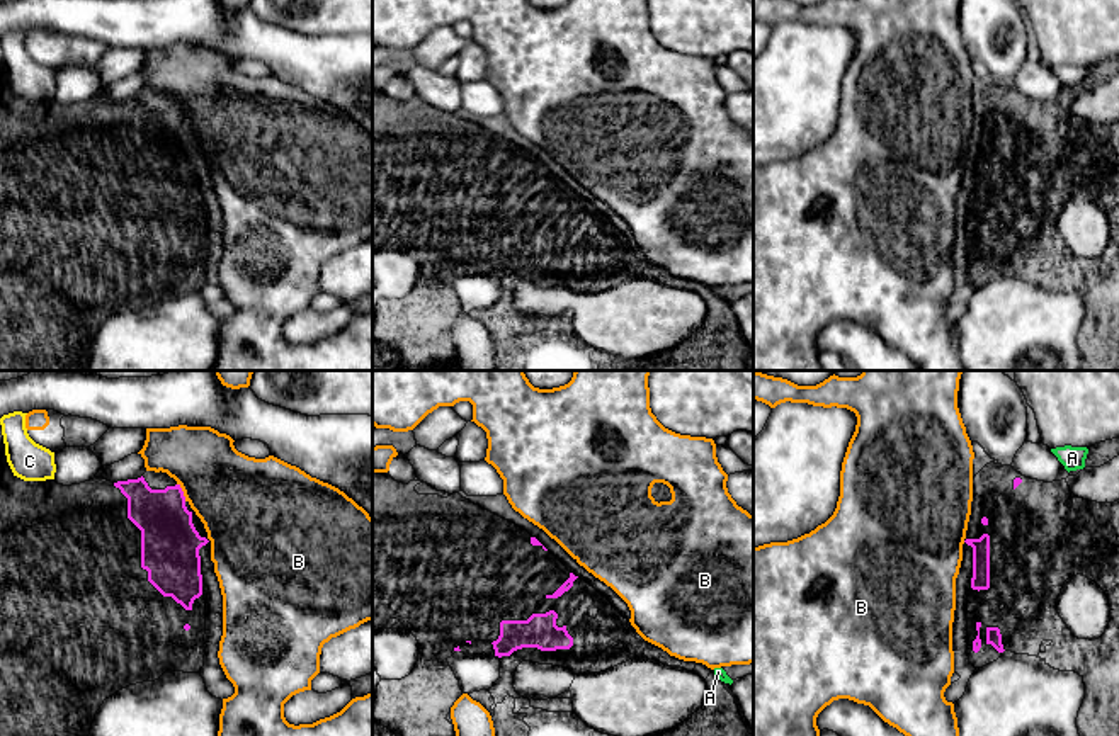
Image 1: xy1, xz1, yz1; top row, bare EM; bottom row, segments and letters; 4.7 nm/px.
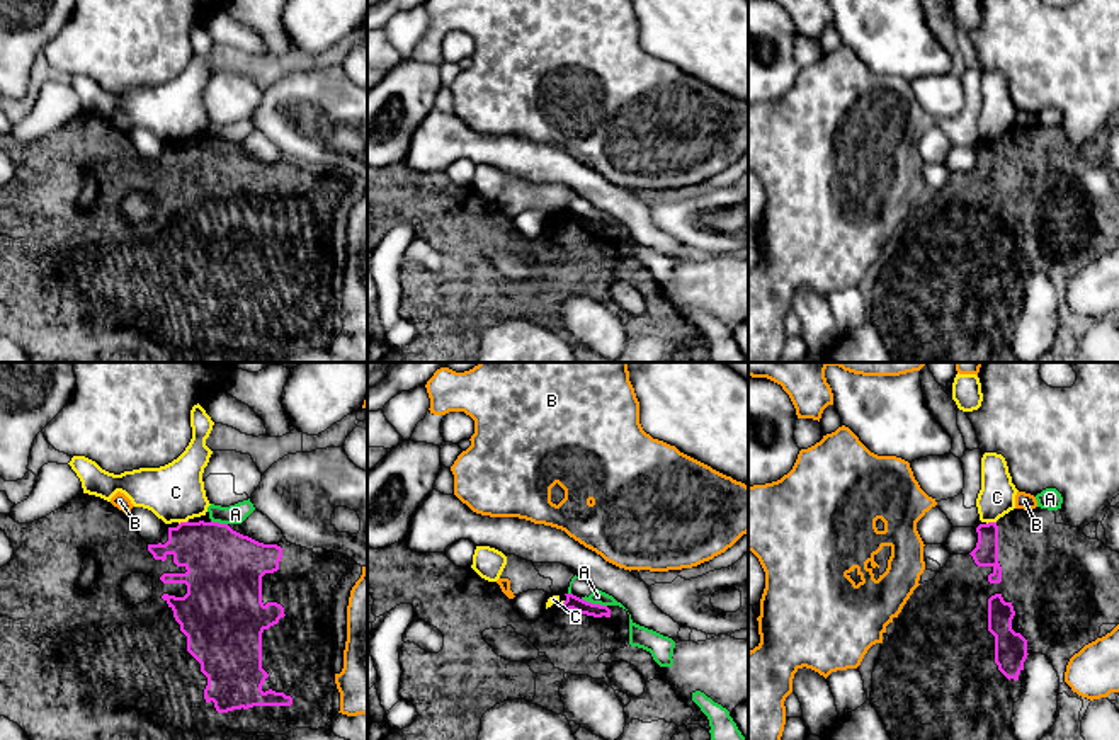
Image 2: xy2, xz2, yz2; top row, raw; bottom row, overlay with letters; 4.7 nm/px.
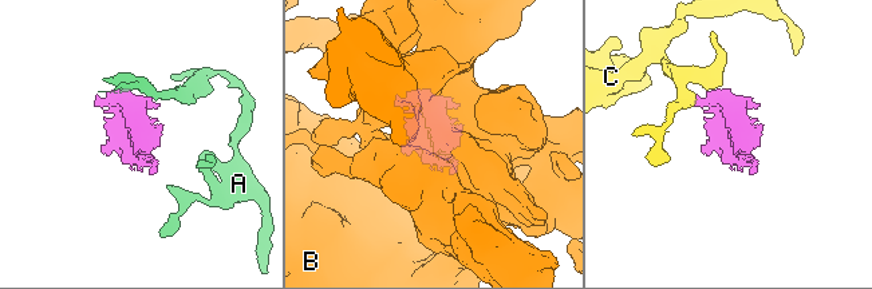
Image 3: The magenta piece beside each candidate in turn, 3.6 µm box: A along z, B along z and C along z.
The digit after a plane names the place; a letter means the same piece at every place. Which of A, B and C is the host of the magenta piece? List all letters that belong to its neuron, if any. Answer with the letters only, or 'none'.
none

